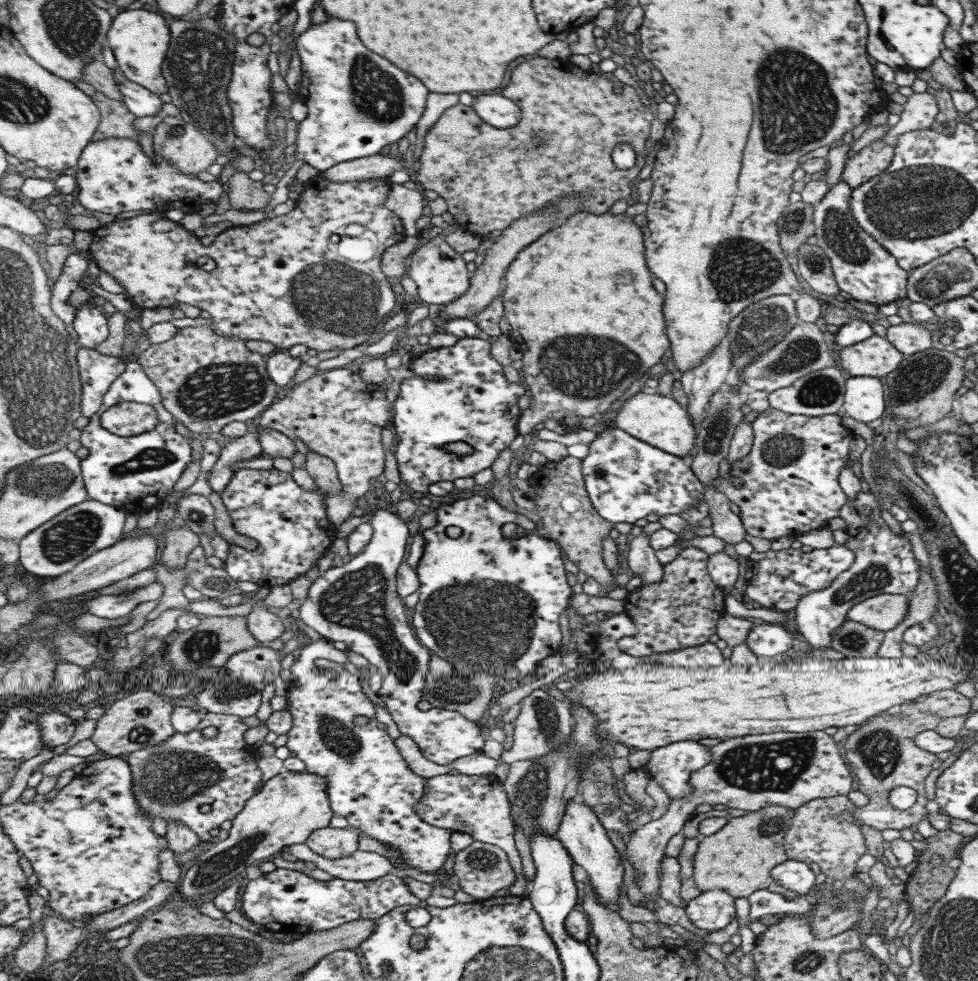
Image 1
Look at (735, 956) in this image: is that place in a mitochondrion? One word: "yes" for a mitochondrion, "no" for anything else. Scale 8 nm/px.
no

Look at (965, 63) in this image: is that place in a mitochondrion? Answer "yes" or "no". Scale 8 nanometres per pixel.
no

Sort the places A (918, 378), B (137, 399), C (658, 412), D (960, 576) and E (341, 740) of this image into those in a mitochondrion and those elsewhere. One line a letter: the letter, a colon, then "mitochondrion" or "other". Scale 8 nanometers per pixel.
A: mitochondrion
B: other
C: other
D: mitochondrion
E: mitochondrion

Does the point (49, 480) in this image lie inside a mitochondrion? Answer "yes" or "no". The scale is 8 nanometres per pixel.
yes

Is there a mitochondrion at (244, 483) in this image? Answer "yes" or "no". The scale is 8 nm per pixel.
no

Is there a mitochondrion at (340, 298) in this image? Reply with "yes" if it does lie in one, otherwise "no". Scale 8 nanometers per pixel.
yes

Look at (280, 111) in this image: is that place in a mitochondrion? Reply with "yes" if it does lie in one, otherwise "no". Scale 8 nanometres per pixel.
no

